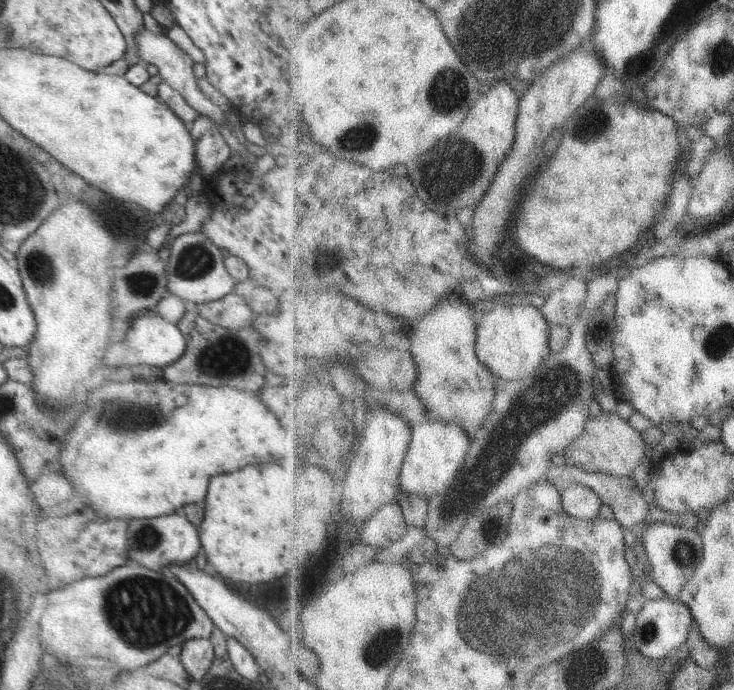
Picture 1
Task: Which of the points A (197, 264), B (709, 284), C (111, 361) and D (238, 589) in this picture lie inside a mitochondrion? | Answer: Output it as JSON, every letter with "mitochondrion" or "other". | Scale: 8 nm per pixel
{"A":"mitochondrion","B":"other","C":"other","D":"other"}

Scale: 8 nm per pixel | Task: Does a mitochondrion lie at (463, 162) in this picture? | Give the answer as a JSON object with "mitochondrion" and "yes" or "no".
{"mitochondrion":"yes"}

